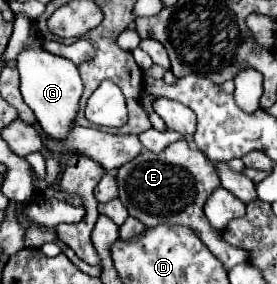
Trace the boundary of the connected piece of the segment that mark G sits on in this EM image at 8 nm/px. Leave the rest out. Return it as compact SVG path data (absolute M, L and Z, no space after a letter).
M27 45L17 55L17 71L21 75L21 95L23 95L25 103L37 115L41 129L51 139L63 139L65 133L73 125L73 119L75 119L77 107L79 107L79 99L83 93L83 83L77 73L77 65L69 59L47 53L43 47Z

